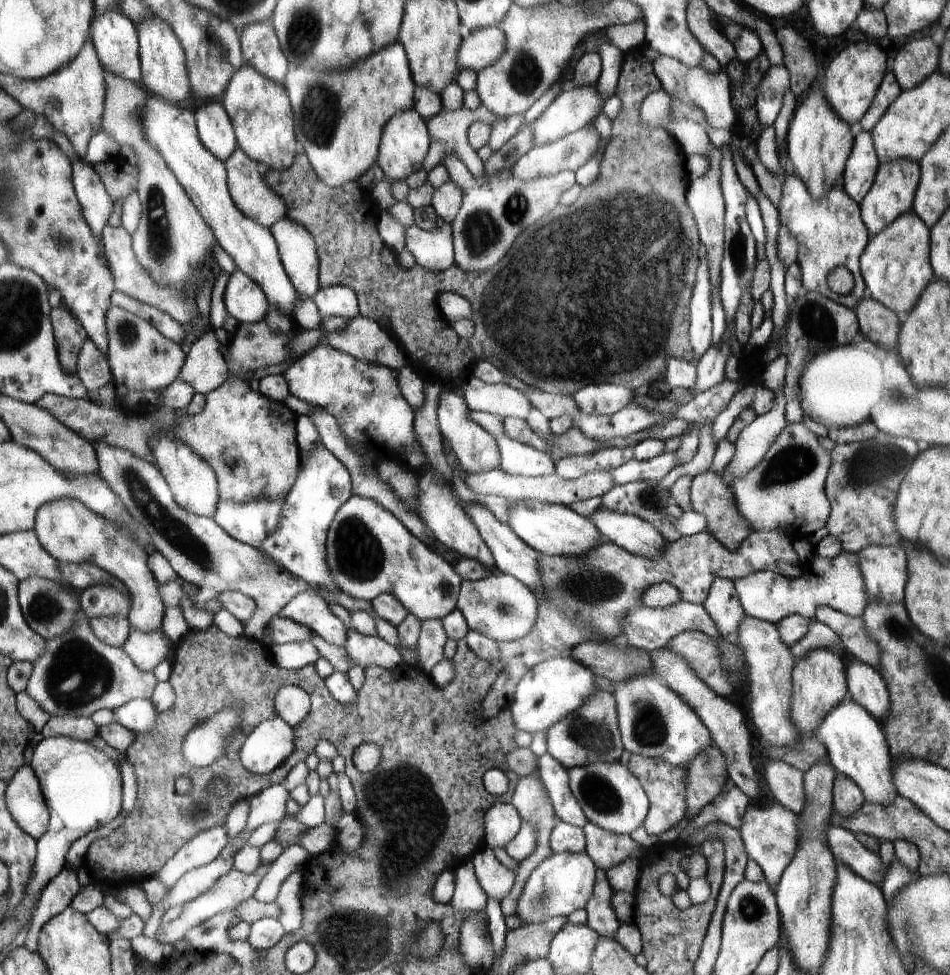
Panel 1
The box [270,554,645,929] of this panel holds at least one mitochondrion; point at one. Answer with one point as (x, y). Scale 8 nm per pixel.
(410, 819)

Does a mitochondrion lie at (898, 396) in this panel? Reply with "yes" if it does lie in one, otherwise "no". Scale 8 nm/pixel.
yes

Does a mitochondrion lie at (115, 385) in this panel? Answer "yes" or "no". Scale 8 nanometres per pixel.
no

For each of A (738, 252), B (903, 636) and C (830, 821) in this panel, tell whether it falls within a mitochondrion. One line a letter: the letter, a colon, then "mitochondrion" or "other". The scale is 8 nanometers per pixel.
A: mitochondrion
B: mitochondrion
C: other

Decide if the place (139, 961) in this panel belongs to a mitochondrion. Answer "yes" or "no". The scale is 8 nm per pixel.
no

